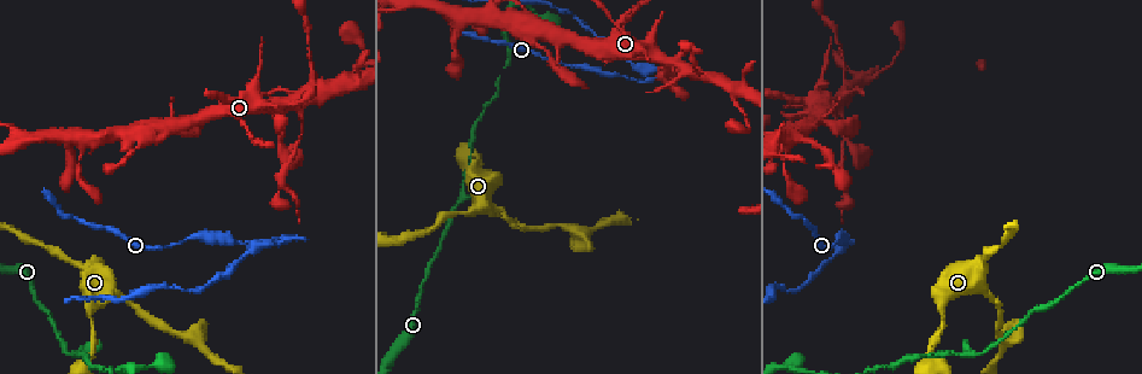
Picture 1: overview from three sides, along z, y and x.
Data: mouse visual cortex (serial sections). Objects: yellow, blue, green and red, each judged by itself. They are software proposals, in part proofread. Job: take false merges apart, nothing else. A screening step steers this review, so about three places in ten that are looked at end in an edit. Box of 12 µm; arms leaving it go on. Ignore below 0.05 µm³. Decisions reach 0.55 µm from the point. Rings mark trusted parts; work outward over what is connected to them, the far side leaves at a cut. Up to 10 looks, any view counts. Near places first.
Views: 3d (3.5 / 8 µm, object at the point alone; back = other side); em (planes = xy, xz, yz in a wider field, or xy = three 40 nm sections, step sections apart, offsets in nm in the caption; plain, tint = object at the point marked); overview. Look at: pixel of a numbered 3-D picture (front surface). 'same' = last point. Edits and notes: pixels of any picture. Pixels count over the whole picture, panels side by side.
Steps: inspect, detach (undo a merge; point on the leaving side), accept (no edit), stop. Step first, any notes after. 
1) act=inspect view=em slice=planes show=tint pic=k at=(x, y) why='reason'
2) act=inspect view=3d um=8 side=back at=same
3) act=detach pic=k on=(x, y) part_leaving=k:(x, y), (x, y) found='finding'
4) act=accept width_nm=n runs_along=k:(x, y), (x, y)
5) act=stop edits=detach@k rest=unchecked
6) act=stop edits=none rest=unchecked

act=inspect view=3d um=3.5 pic=1 at=(119, 296) why='calibre changes'

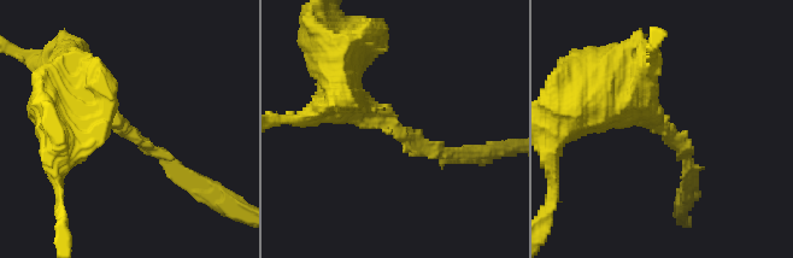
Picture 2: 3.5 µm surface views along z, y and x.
act=inspect view=em slice=planes show=tint pic=2 at=(117, 129) arm_widths_nm=150,500 why='need the tissue'

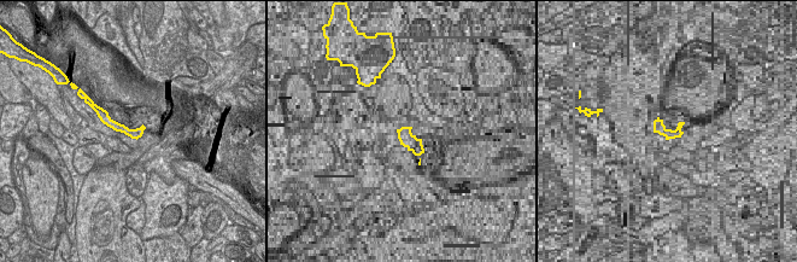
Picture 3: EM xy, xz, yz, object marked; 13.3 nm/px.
act=accept runs_along=2:(338, 72), (352, 100), (420, 150), (448, 156) found='one cell here'

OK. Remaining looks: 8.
act=inspect view=3d um=8 pic=1 at=(465, 196)

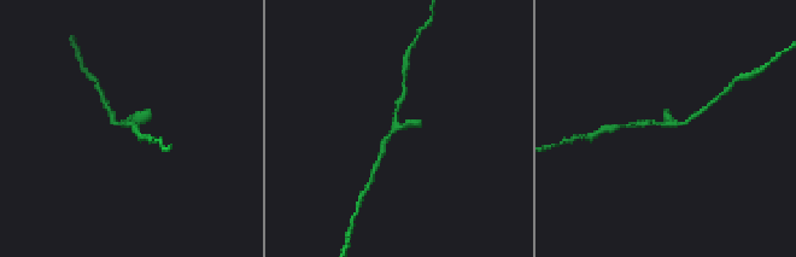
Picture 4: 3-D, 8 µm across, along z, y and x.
act=inspect view=3d um=3.5 pic=4 at=(671, 126)

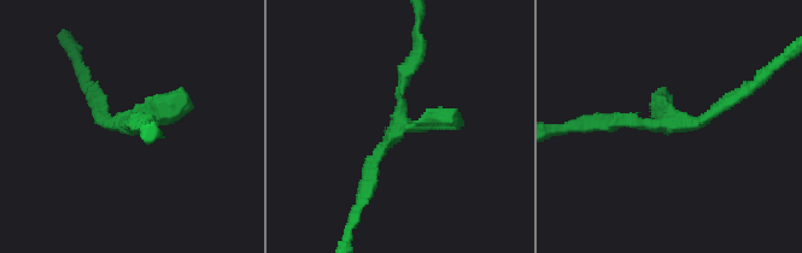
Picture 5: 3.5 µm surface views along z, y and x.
act=inspect view=em slice=xy step=3 show=tint pic=5 at=(666, 128) why='now the EM'

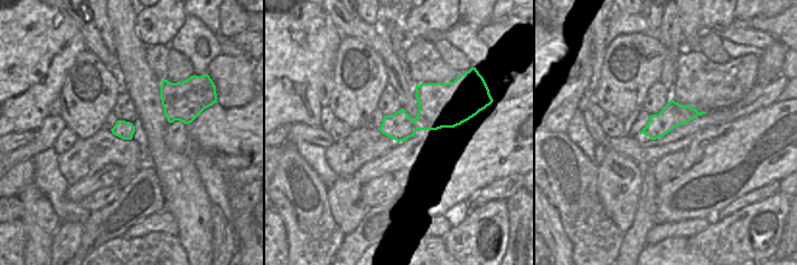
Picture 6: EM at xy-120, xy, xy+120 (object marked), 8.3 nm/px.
act=accept found='one cell here'

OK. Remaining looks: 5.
act=inspect view=3d um=8 side=back pic=1 at=(192, 337) why='a fork'

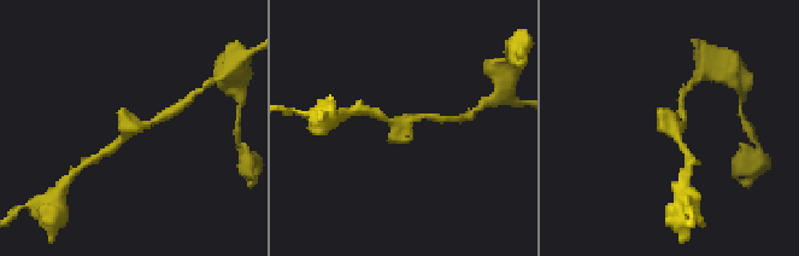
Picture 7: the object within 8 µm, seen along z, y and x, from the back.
act=inspect view=3d um=3.5 pic=7 at=(130, 130)

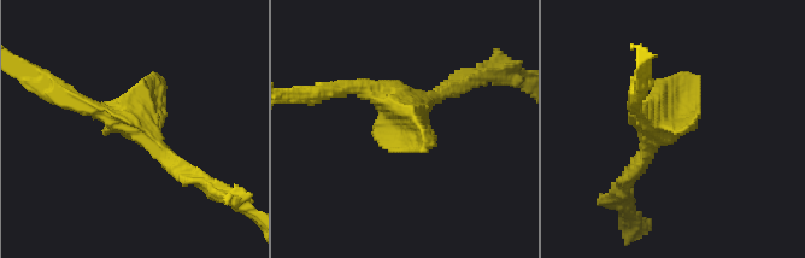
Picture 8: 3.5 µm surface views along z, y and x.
act=inspect view=em slice=planes show=tint pic=8 at=(406, 111) why='shape alone is not enough'

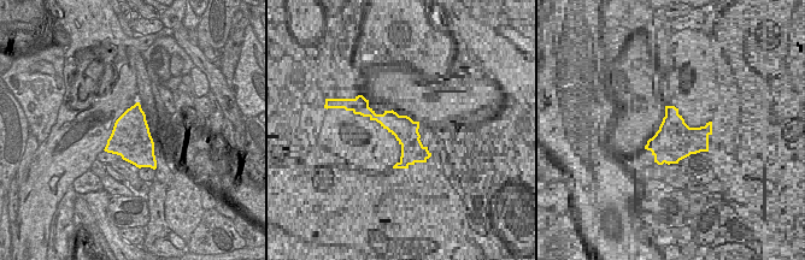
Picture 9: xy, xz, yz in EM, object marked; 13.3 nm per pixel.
act=accept runs_along=8:(333, 89), (393, 101), (422, 136) found='continuous, no second cell'

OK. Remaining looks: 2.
act=inspect view=3d um=3.5 pic=1 at=(277, 237) why='narrows sharply'

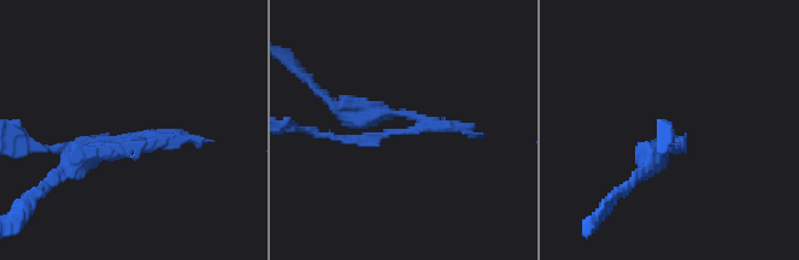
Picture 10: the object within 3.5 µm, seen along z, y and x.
act=inspect view=em slice=xy step=1 show=tint pic=10 at=(675, 136)

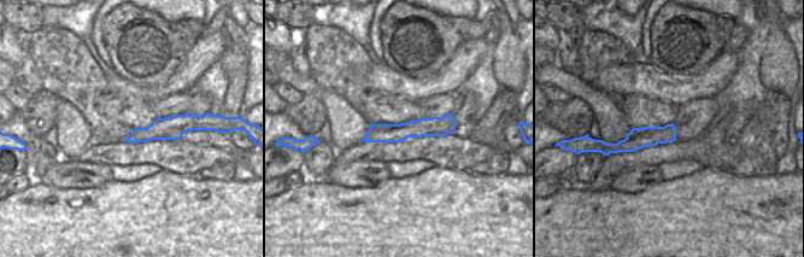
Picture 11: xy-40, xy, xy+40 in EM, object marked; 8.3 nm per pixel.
act=detach pic=10 on=(381, 116) width_nm=160 part_leaving=10:(418, 118), (404, 112), (359, 118), (322, 94) found='a second cell is stuck on'

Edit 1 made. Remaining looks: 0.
act=stop edits=detach@10 rest=unchecked

